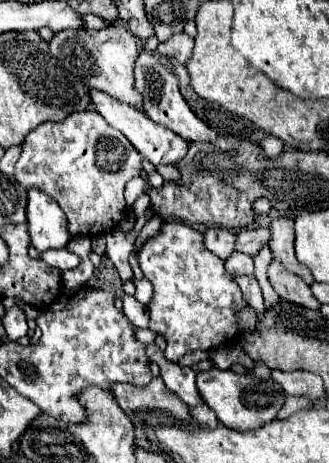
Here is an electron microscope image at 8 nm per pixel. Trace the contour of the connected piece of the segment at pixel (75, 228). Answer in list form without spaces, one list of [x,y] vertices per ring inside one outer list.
[[[85,110],[85,112],[73,112],[69,118],[61,122],[45,122],[37,126],[31,134],[27,134],[23,142],[23,152],[15,168],[15,178],[25,186],[37,186],[45,190],[51,198],[59,202],[63,208],[67,220],[69,220],[69,234],[71,236],[87,236],[87,234],[105,234],[113,230],[121,218],[125,216],[125,200],[123,200],[123,188],[125,184],[143,174],[141,168],[141,154],[133,148],[133,144],[115,128],[111,128],[101,114],[95,110]]]

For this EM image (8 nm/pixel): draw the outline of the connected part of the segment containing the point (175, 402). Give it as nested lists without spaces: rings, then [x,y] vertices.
[[[155,376],[147,386],[119,382],[111,386],[111,392],[123,410],[165,410],[179,420],[189,420],[187,406],[163,384],[159,376]]]

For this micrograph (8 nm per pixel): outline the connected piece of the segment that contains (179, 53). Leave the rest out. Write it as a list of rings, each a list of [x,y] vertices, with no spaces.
[[[175,34],[173,38],[165,40],[159,44],[157,52],[163,54],[163,56],[169,56],[169,58],[175,58],[177,62],[185,64],[191,56],[191,50],[193,50],[193,38],[189,38],[187,34]]]

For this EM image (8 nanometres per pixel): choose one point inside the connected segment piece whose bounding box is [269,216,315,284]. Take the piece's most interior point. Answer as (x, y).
(282, 235)

